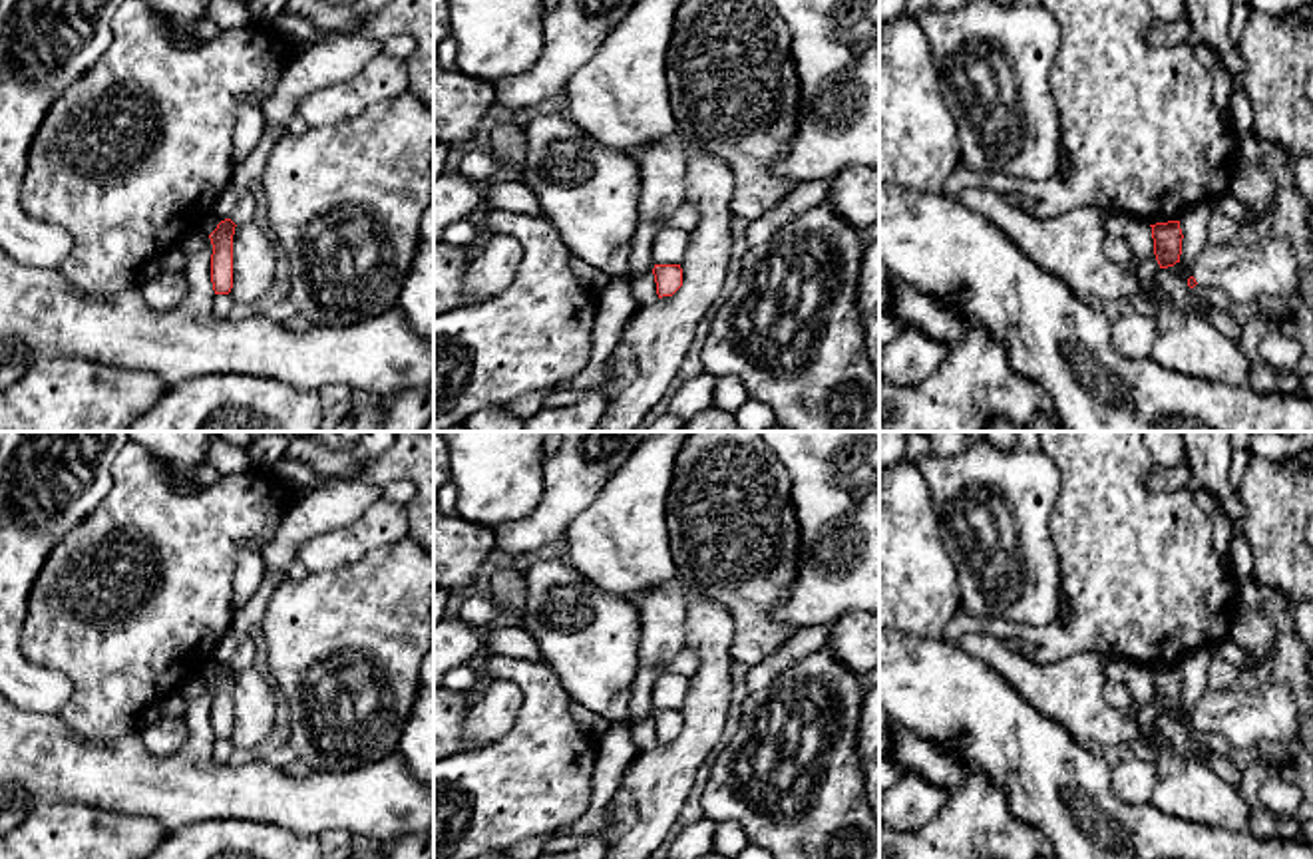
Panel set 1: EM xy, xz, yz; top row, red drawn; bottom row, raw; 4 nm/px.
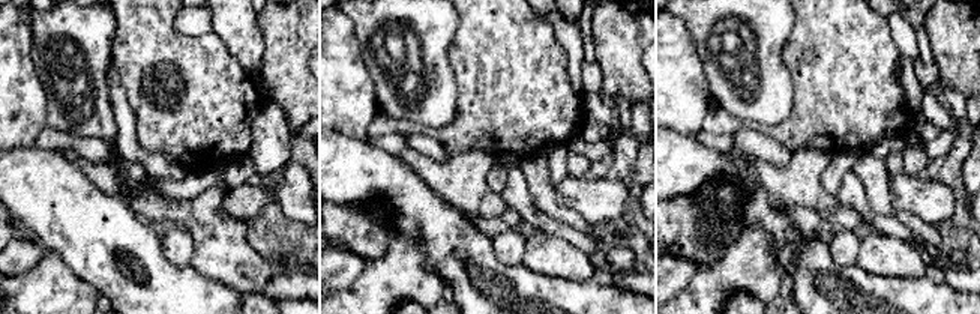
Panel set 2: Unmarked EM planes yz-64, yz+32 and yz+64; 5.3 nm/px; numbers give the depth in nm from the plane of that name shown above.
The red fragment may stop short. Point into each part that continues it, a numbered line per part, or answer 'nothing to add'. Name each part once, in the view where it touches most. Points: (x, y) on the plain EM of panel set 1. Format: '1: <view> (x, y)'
1: yz (1216, 744)

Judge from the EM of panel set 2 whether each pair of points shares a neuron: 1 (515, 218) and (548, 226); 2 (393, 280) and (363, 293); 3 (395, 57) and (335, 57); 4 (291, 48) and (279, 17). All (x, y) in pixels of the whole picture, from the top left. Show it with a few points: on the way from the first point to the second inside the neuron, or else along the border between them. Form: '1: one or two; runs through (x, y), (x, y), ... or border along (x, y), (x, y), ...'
1: two; border along (509, 206), (523, 218)
2: one; runs through (386, 281), (371, 293)
3: two; border along (353, 24), (363, 53), (365, 66), (377, 90)
4: one; runs through (288, 41), (288, 33), (279, 24)

